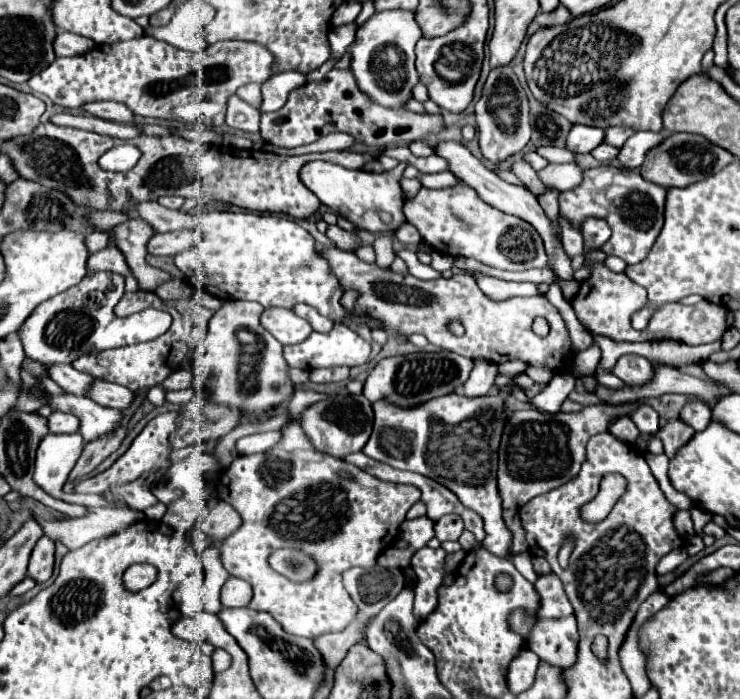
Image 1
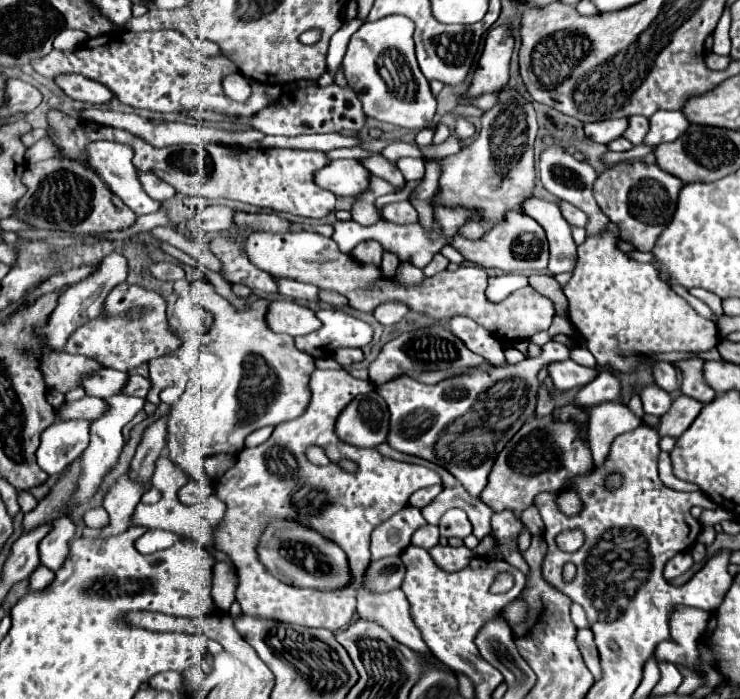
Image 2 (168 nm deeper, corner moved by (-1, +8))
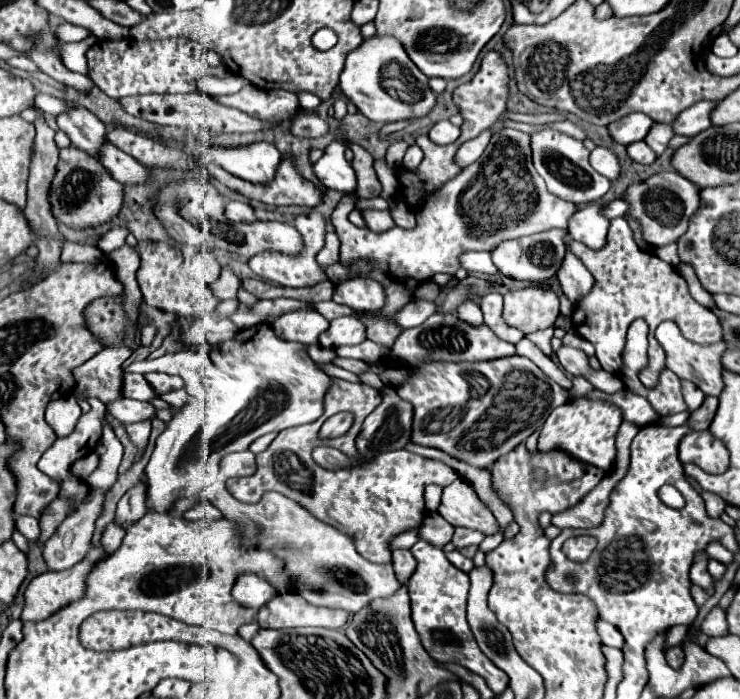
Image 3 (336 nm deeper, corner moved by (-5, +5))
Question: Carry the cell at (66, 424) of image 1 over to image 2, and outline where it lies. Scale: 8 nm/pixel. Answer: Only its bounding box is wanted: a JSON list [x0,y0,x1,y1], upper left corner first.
[59,397,107,421]

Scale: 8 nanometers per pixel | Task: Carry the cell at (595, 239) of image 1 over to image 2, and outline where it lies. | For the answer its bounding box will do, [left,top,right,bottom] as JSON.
[539,147,611,237]

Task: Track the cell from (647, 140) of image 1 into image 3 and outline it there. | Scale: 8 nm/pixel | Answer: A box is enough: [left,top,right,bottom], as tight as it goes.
[671,102,717,136]

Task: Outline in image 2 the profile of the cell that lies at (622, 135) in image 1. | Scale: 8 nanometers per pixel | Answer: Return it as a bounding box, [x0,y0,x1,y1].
[623,115,649,145]

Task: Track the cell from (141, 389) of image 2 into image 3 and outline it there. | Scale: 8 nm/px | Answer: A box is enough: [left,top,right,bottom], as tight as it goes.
[145,372,177,394]

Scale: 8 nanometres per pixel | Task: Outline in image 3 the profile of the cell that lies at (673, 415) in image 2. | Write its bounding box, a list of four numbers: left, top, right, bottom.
[689,396,719,430]

